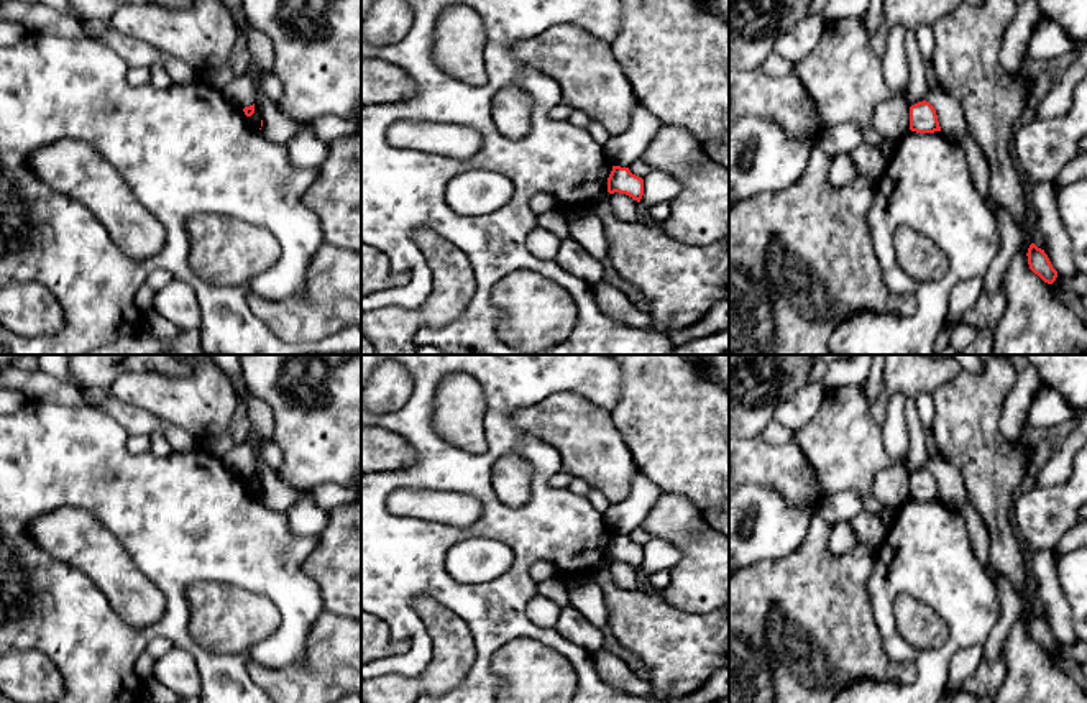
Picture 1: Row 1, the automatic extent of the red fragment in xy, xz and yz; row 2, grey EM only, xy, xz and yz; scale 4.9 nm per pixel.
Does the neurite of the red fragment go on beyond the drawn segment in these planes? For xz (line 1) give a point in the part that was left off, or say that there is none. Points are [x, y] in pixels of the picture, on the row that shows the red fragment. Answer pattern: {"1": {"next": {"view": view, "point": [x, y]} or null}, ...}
{"1": {"next": null}}

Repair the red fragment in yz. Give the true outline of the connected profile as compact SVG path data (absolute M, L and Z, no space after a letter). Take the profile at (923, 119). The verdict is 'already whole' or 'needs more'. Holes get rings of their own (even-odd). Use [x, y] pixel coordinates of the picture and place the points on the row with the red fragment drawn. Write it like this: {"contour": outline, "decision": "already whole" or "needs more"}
{"contour": "M923 100L910 107L910 130L916 133L941 131L934 107Z", "decision": "already whole"}

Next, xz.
{"contour": "M612 166L612 171L608 177L608 192L626 194L640 202L644 195L644 179L632 174L629 168Z", "decision": "already whole"}

